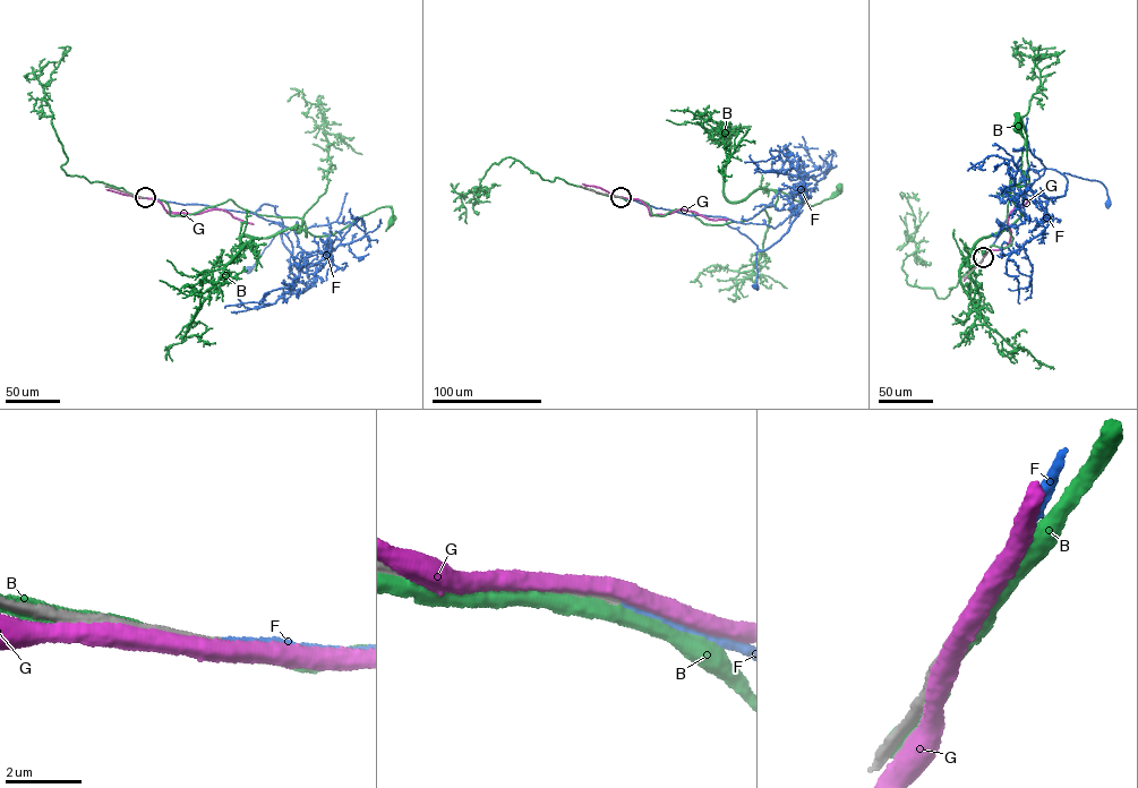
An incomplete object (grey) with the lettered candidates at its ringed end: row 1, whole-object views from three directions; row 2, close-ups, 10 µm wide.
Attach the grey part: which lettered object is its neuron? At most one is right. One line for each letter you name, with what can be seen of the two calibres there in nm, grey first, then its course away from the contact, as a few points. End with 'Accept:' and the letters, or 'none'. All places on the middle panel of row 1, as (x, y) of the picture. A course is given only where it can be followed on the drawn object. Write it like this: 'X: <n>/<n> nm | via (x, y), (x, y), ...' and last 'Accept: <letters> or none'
F: 320/240 nm | via (621, 197), (692, 215), (722, 216), (728, 225), (747, 237), (761, 250), (756, 254), (755, 287)
Accept: F

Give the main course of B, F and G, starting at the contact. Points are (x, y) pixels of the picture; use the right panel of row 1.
B: (983, 258), (1011, 243), (1010, 198), (1027, 187), (1024, 170), (1014, 186), (1028, 168), (1018, 113), (1016, 129)
F: (983, 257), (1014, 210), (1021, 191), (1019, 178), (1030, 169), (1051, 169), (1064, 176), (1101, 181), (1107, 203)
G: (983, 258), (989, 249), (1006, 246), (1011, 236), (1009, 215), (1028, 199)

